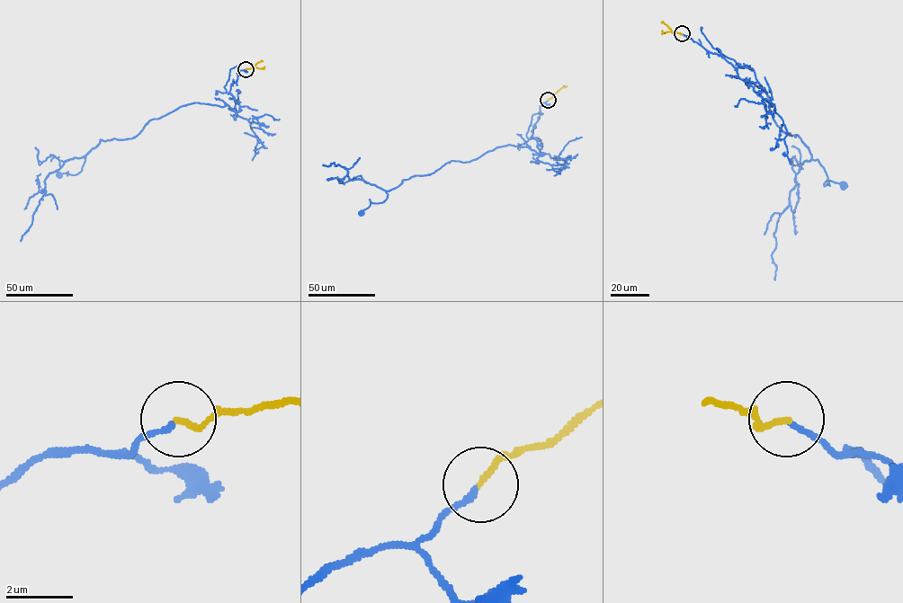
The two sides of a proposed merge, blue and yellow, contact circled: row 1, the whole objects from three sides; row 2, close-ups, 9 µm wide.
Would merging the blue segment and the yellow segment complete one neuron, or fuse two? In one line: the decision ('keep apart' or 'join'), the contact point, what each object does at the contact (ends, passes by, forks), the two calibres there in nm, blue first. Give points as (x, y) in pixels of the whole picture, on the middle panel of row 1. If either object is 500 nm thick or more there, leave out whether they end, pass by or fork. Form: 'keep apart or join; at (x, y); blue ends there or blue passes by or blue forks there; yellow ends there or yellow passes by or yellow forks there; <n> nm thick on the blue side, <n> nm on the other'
join; at (548, 100); blue ends there; yellow ends there; 150 nm thick on the blue side, 150 nm on the other

